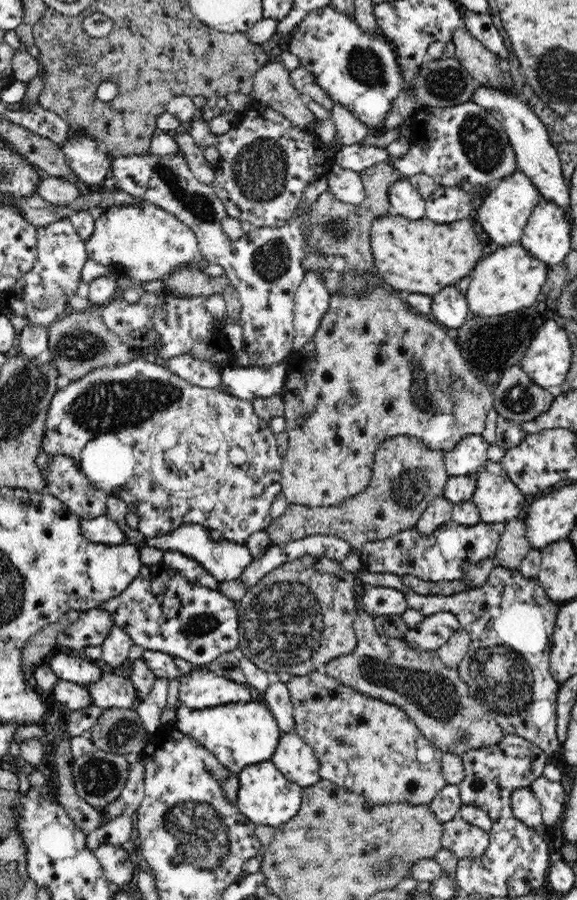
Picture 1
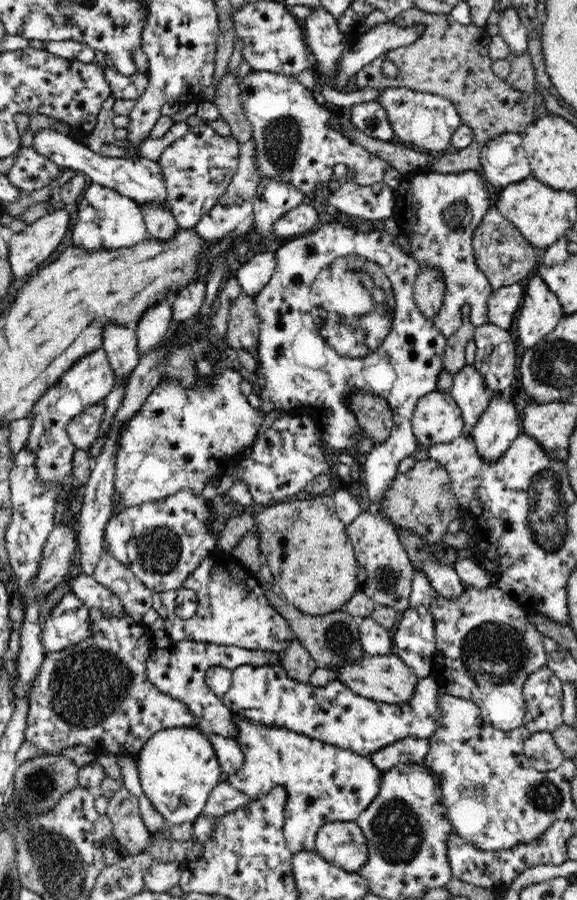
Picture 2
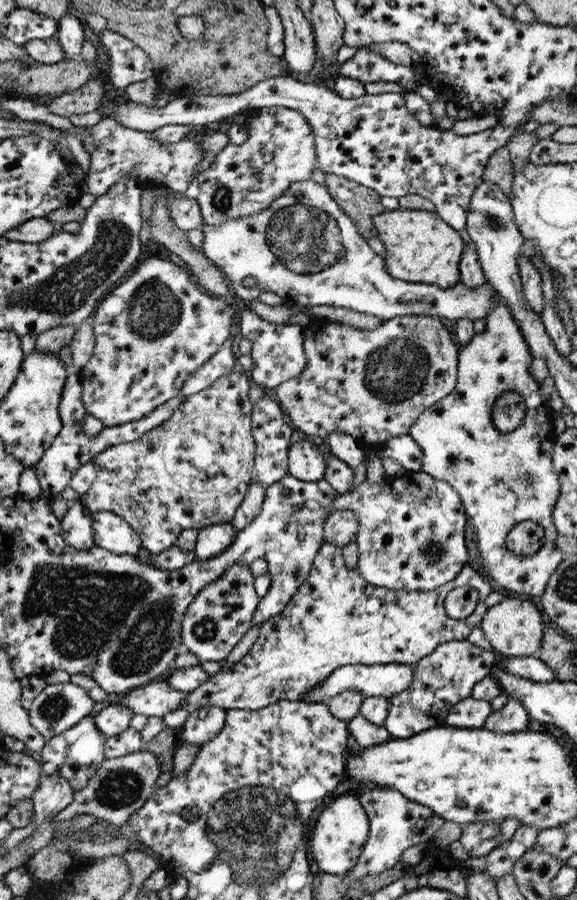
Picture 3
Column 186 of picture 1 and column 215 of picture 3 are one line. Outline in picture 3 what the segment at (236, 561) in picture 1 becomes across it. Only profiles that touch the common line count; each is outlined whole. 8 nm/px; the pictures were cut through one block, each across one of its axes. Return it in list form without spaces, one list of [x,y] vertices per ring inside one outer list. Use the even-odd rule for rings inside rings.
[[[230,523],[211,525],[198,531],[196,544],[193,546],[195,561],[209,559],[227,549],[236,537],[235,528]]]

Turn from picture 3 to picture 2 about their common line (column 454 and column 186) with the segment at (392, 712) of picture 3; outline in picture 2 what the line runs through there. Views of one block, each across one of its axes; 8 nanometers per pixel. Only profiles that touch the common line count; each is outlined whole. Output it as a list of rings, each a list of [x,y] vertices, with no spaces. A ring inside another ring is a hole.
[[[183,640],[176,644],[156,648],[150,652],[146,660],[146,672],[148,680],[152,681],[164,694],[172,698],[179,698],[184,704],[187,704],[199,718],[197,728],[205,732],[213,732],[222,736],[236,736],[236,725],[232,721],[231,710],[222,703],[221,697],[215,695],[205,681],[206,671],[212,666],[223,666],[228,669],[235,669],[244,664],[253,664],[254,666],[264,666],[264,664],[279,664],[281,656],[276,653],[266,653],[261,650],[246,650],[239,646],[228,646],[222,644],[194,642]]]

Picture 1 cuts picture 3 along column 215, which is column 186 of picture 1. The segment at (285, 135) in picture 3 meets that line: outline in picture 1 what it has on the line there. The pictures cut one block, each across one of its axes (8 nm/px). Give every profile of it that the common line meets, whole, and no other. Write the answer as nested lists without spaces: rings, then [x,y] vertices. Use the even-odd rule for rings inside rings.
[[[105,151],[109,154],[109,176],[115,180],[115,189],[155,204],[187,224],[198,237],[205,262],[220,265],[224,277],[238,291],[242,349],[248,354],[244,363],[256,368],[270,368],[286,362],[292,352],[295,335],[295,291],[307,271],[302,260],[309,245],[306,228],[312,214],[310,206],[301,214],[289,218],[282,226],[255,226],[248,234],[233,241],[222,229],[222,222],[227,217],[223,202],[215,193],[213,185],[196,179],[186,154],[178,151],[168,156],[157,156],[149,151],[148,154],[110,157],[110,153]]]

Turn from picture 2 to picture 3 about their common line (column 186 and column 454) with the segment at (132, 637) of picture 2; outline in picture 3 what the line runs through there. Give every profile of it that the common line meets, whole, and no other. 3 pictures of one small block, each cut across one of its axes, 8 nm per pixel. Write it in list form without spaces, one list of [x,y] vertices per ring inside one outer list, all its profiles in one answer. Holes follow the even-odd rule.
[[[468,696],[454,704],[443,720],[445,726],[455,728],[482,728],[483,722],[492,713],[489,701]]]

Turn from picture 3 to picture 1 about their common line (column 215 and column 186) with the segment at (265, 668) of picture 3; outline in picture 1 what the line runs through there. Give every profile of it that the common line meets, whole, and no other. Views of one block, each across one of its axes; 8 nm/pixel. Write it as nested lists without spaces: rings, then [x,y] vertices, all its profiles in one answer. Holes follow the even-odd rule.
[[[206,666],[192,668],[180,677],[180,682],[179,699],[194,710],[252,701],[252,692],[246,684],[212,673]]]

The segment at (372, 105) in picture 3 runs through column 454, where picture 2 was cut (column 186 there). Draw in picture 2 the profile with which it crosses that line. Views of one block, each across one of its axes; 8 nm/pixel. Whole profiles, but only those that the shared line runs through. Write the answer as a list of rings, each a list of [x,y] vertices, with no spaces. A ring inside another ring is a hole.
[[[200,124],[190,128],[188,133],[176,142],[172,142],[156,160],[164,173],[171,213],[180,229],[193,229],[200,219],[213,207],[226,192],[239,163],[240,144],[233,136],[221,136],[210,125]]]

